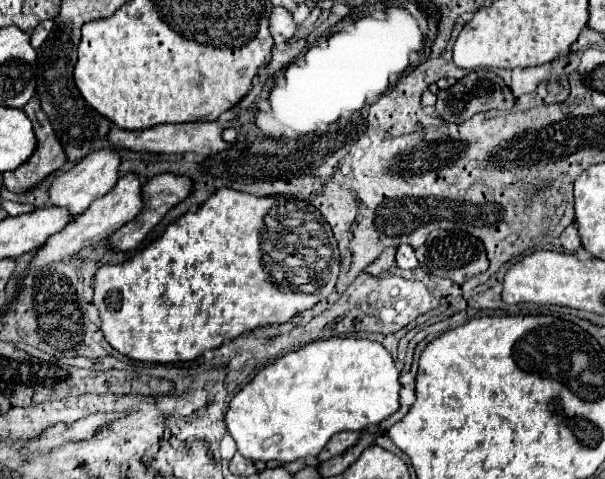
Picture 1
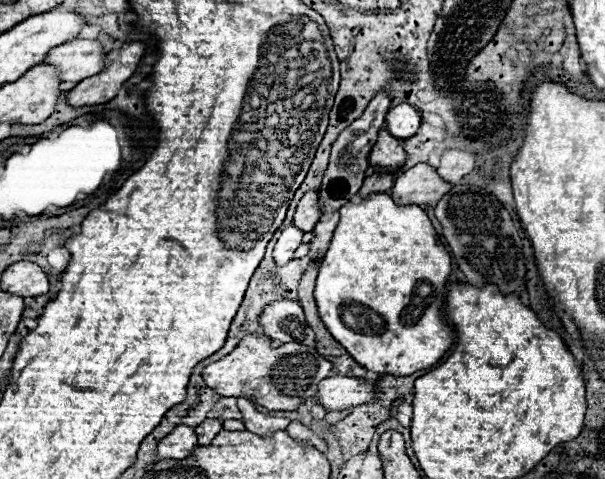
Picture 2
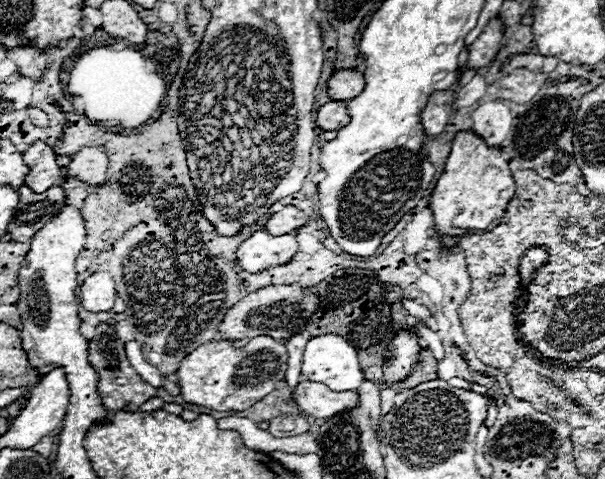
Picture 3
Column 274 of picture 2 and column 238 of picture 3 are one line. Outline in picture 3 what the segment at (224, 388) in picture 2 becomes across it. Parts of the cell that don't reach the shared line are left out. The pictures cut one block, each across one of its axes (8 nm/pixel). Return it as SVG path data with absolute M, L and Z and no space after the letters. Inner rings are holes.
M256 336L246 346L236 348L230 340L206 342L182 358L176 370L180 396L188 404L204 406L216 412L246 410L274 390L276 382L284 380L288 352L282 342L270 336Z

